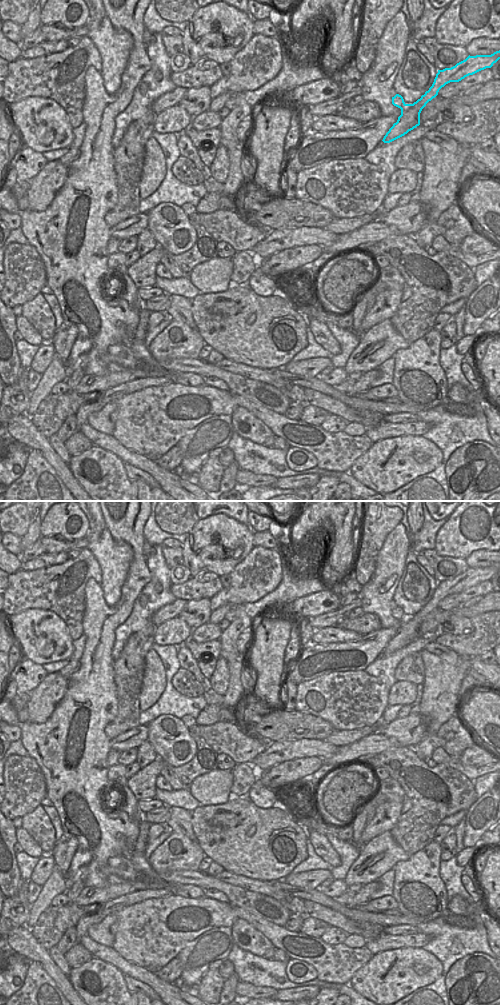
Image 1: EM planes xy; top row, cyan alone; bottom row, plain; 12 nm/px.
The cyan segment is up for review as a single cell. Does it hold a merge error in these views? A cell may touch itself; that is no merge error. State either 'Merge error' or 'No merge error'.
Merge error.

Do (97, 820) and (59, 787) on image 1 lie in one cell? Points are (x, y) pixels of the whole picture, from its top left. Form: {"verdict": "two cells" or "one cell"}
{"verdict": "one cell"}

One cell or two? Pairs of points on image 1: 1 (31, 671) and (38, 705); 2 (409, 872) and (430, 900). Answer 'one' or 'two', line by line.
1: two
2: one

